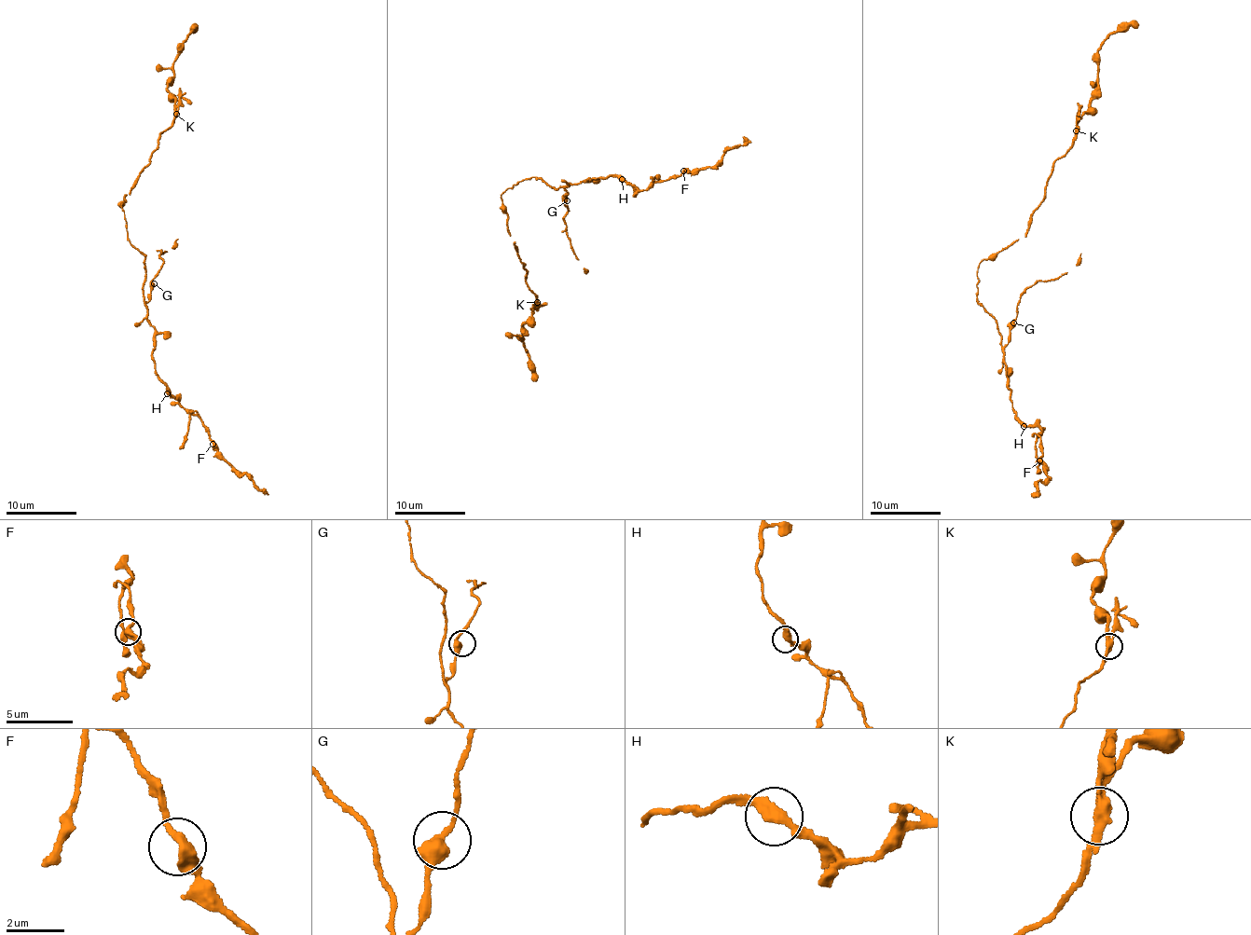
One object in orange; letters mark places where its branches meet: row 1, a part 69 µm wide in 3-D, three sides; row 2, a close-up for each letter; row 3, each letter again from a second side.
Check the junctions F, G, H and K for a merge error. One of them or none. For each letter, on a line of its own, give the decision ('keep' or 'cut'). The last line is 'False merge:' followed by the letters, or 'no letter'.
F: keep
G: keep
H: keep
K: cut
False merge: K

